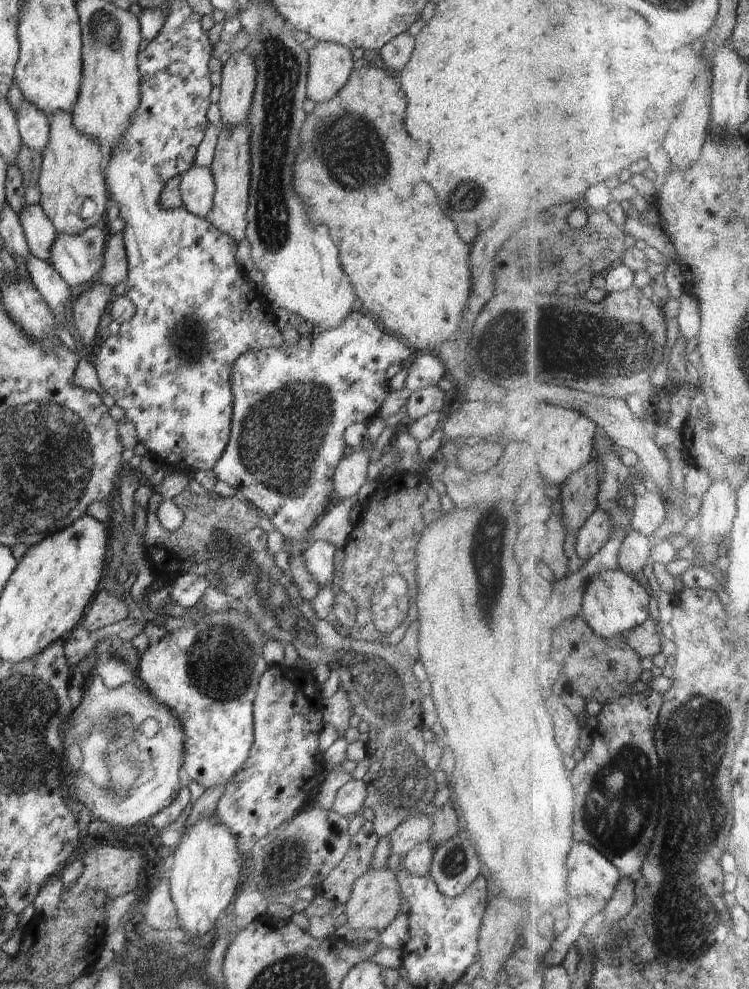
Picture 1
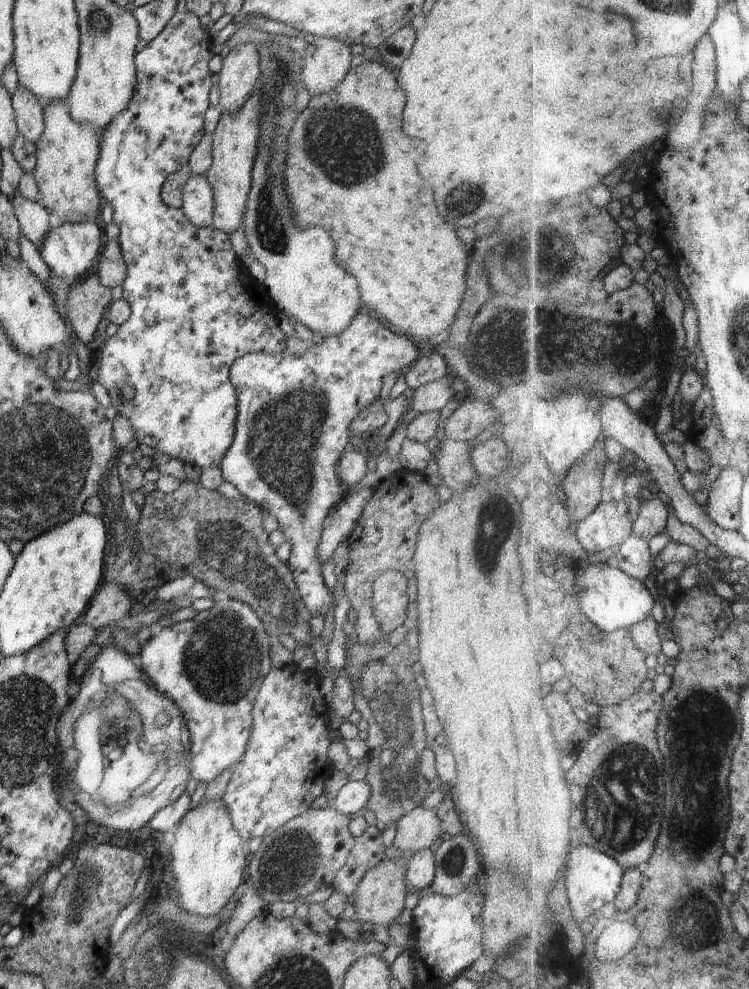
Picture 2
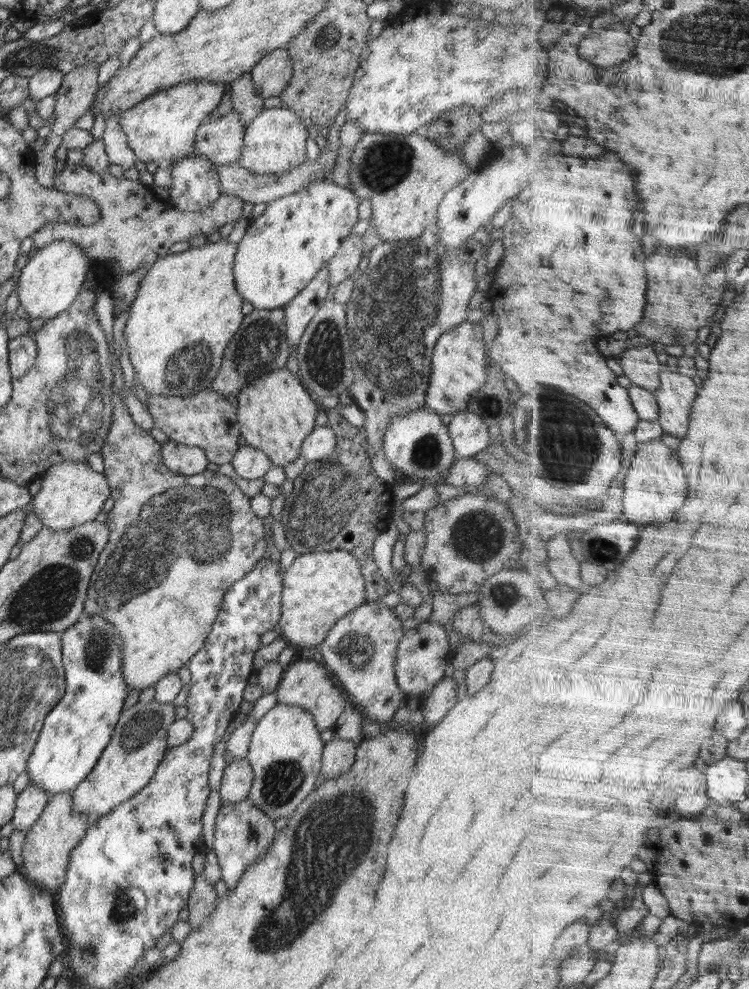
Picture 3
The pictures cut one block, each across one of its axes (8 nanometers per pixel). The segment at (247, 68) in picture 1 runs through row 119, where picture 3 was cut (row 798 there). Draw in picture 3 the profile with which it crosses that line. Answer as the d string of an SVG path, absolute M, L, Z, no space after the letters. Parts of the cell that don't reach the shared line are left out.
M246 759L228 764L220 781L219 793L223 804L236 804L246 800L253 783L253 769Z

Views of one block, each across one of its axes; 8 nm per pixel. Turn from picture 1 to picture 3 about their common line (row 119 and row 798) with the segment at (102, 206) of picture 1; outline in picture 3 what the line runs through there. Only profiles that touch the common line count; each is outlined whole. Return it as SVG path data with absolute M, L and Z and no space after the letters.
M54 794L47 800L40 818L26 833L26 840L22 849L23 863L19 871L34 885L46 891L58 891L65 882L66 869L72 849L85 836L85 831L91 823L86 814L78 814L72 808L71 794Z

